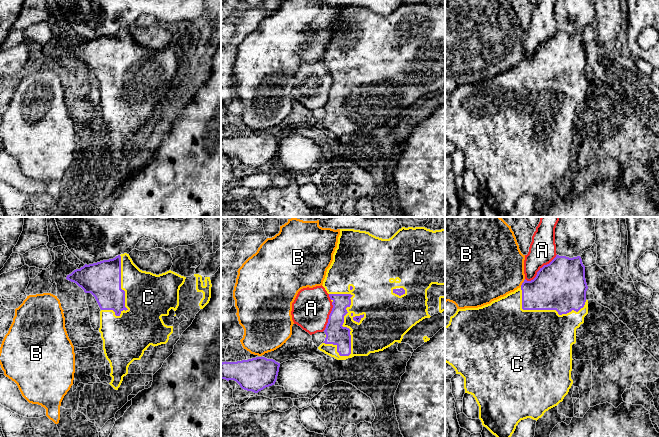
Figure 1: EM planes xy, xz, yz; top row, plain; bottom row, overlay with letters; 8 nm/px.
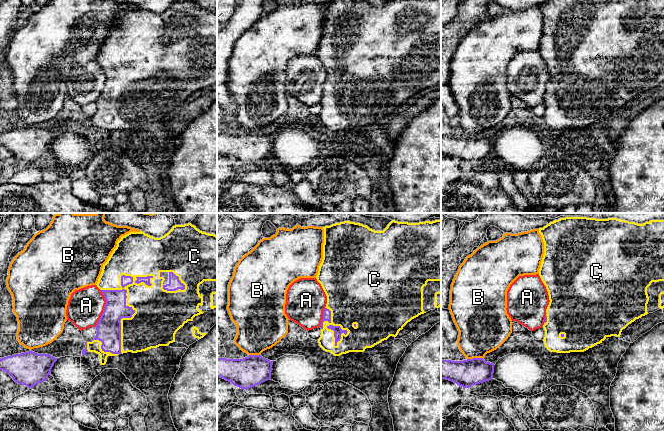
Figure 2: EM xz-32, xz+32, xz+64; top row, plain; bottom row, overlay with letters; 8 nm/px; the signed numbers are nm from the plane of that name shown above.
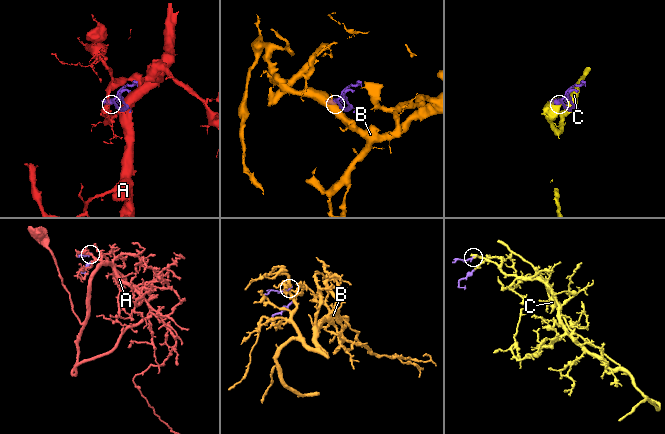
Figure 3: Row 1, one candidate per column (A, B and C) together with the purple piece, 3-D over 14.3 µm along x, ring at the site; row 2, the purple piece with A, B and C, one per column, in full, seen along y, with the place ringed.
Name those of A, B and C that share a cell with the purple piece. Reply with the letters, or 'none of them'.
C

